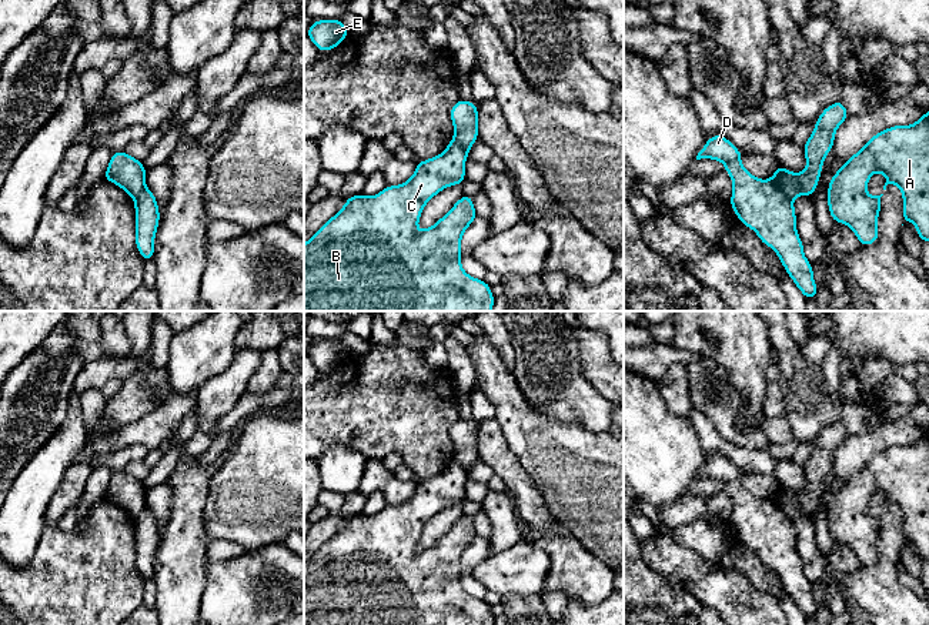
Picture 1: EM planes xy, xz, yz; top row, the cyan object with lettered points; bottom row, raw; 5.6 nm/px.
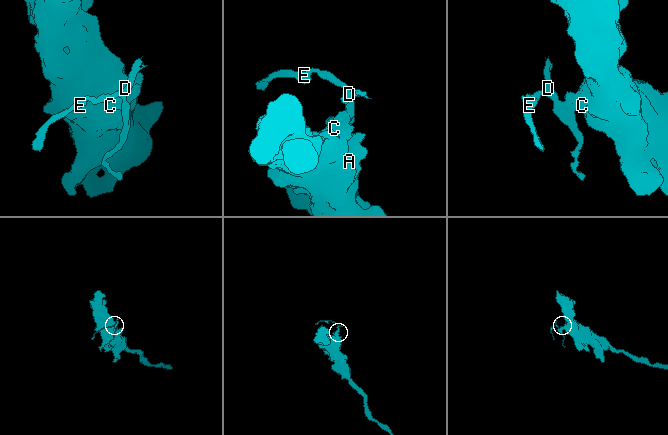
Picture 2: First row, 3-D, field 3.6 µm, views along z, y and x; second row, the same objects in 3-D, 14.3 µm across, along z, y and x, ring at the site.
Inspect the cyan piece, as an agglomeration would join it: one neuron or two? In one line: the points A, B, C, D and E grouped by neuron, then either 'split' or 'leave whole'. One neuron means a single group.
A B C / D E; split

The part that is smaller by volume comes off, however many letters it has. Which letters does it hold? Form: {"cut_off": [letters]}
{"cut_off": ["D", "E"]}

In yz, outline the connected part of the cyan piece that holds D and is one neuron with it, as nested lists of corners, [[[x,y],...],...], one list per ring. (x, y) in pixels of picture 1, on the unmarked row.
[[[716,454],[708,458],[696,479],[712,478],[725,484],[733,504],[731,527],[741,542],[778,574],[805,618],[815,618],[818,608],[813,589],[803,574],[805,565],[798,555],[792,521],[775,509],[772,499],[753,497],[742,485],[741,477],[742,472],[728,458]]]

